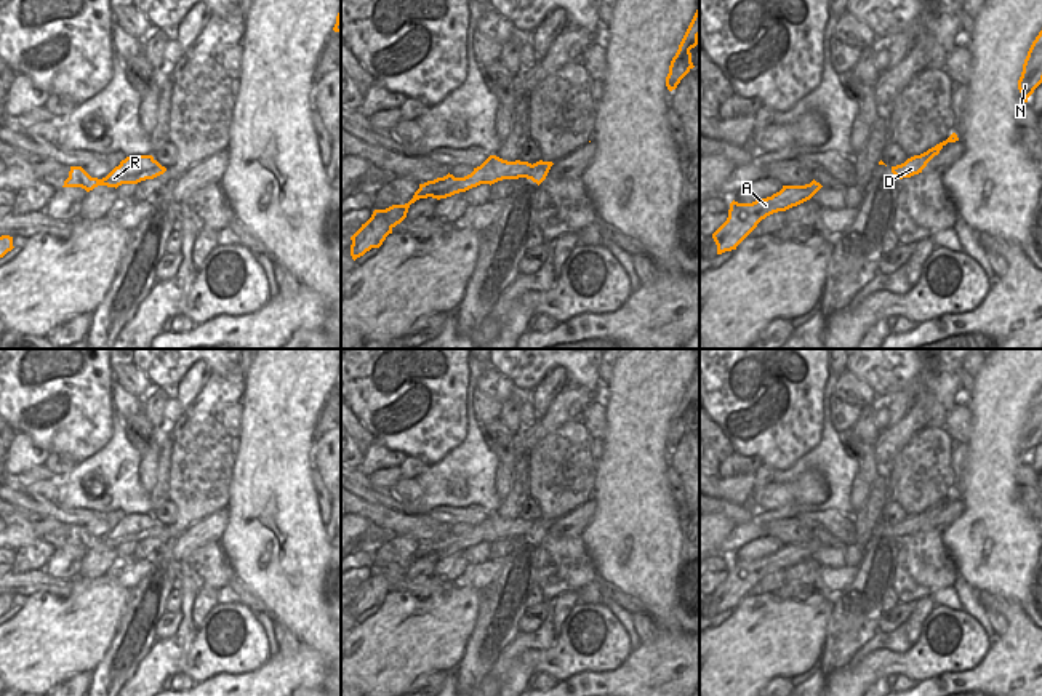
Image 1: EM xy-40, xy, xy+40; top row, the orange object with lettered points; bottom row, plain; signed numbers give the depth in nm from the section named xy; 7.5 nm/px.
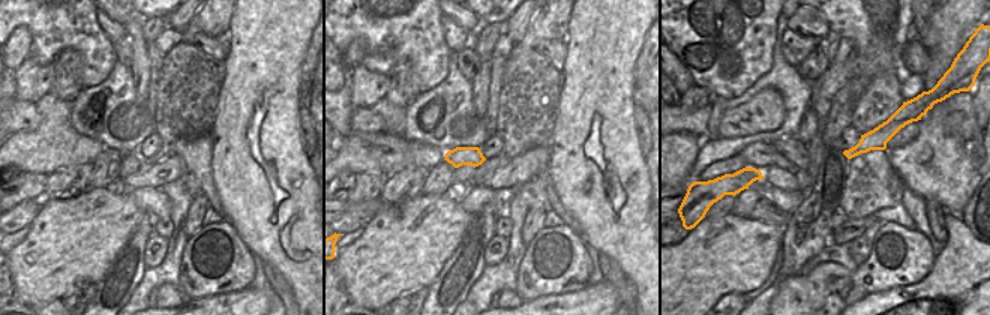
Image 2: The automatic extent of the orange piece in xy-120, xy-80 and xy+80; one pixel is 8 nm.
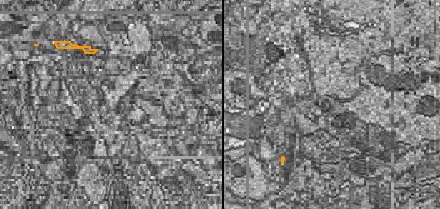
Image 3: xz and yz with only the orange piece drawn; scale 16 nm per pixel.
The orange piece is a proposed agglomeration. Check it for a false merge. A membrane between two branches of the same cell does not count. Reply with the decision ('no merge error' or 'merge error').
no merge error

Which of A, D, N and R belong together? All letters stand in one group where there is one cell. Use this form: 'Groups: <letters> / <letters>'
Groups: A D N R.

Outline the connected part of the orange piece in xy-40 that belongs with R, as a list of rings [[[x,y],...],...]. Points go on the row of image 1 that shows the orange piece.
[[[130,155],[120,162],[106,178],[91,178],[82,166],[70,166],[62,187],[82,187],[86,192],[98,186],[118,187],[154,179],[166,171],[152,155]]]

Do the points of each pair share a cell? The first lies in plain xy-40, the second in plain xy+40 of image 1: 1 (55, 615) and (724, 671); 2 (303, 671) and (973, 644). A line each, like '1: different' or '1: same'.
1: same
2: different

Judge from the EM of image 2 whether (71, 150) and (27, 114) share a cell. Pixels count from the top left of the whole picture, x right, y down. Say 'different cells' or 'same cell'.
different cells

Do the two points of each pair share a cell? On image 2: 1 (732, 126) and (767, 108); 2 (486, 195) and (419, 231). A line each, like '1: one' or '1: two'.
1: one
2: two

